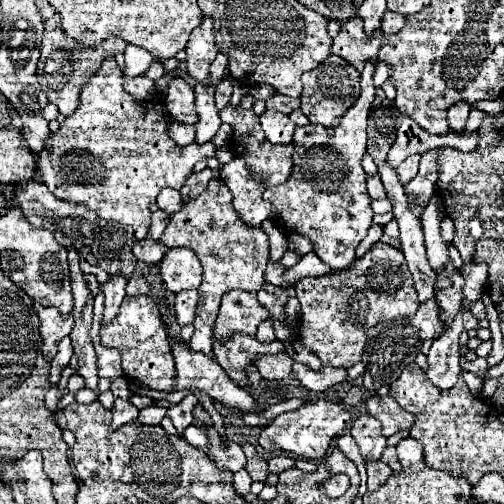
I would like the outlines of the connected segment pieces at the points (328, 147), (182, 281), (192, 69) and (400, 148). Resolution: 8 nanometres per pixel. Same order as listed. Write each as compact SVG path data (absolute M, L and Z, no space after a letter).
M367 64L361 72L361 96L357 102L343 114L341 124L335 128L325 128L321 124L307 124L301 128L295 128L293 136L293 170L291 176L273 188L267 188L263 192L263 200L271 202L275 212L283 218L287 232L301 234L309 238L313 244L313 252L329 264L333 270L345 268L355 260L355 250L359 242L365 238L369 226L373 224L373 210L371 210L371 198L367 196L367 174L363 172L363 156L367 154L367 114L371 108L371 102L375 98L375 86L373 86L373 64Z
M173 248L167 250L161 264L161 278L169 292L177 294L187 288L199 288L201 284L201 264L193 250L189 248Z
M203 16L201 24L191 32L191 38L187 42L187 72L191 78L195 78L201 84L207 84L209 78L209 66L217 56L215 36L213 36L213 20Z
M401 114L401 124L397 130L397 138L389 150L389 160L391 160L393 168L397 170L397 166L401 164L403 158L407 158L411 154L423 154L423 152L435 150L439 146L451 146L451 148L461 146L463 152L469 152L477 146L477 134L473 132L473 134L463 136L463 134L449 132L445 136L431 136L407 114Z

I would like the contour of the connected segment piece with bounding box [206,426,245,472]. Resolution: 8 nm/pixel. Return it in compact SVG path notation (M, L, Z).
M208 427L206 436L208 438L209 451L207 456L225 470L237 472L245 466L245 454L239 444L225 441L213 427Z

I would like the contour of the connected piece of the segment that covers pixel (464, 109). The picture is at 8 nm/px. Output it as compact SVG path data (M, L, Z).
M459 102L459 104L453 104L449 110L447 110L447 120L451 124L453 130L463 130L465 128L465 122L467 122L467 116L469 116L469 106Z

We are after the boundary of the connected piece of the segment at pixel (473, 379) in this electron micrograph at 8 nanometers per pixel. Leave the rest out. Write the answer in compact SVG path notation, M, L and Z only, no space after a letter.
M463 370L463 378L465 378L465 382L467 382L469 390L471 390L475 396L479 396L481 386L483 386L483 380L481 380L479 376L475 376L475 374L471 374L469 370Z

